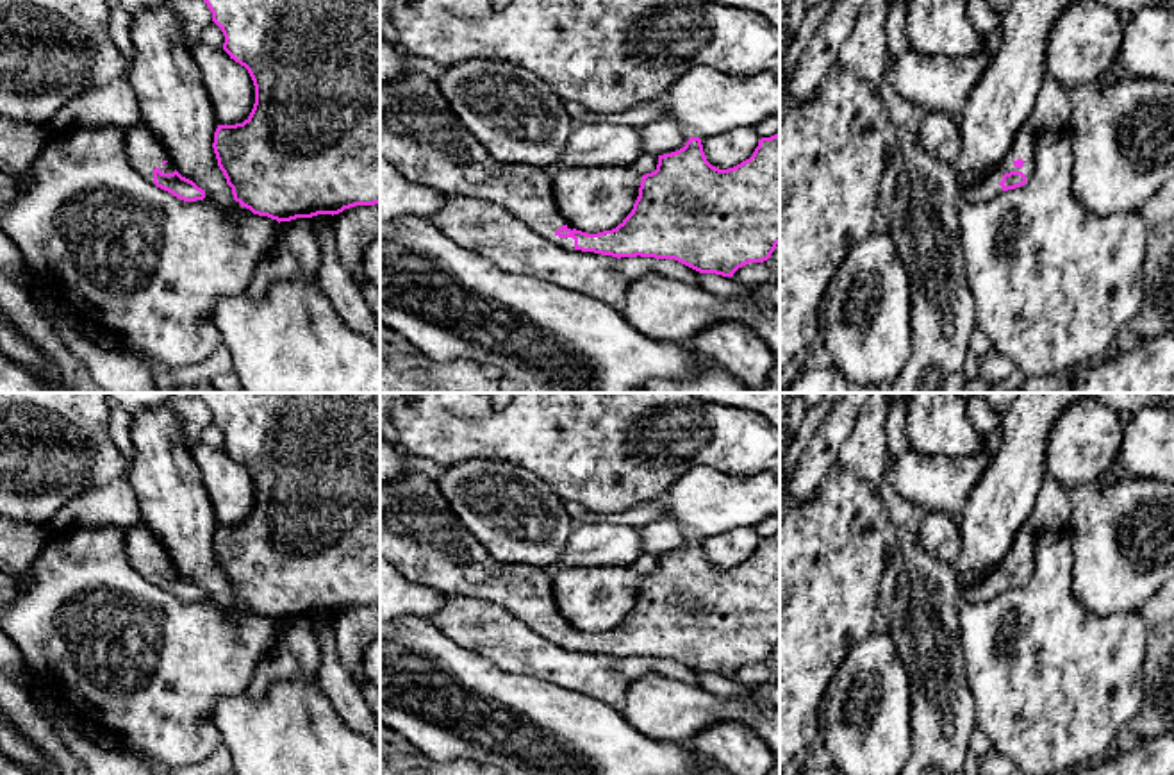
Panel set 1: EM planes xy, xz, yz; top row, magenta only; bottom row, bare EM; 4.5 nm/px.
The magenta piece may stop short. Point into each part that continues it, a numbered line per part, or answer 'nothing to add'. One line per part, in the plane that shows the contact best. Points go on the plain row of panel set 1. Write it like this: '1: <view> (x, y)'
1: yz (987, 588)

